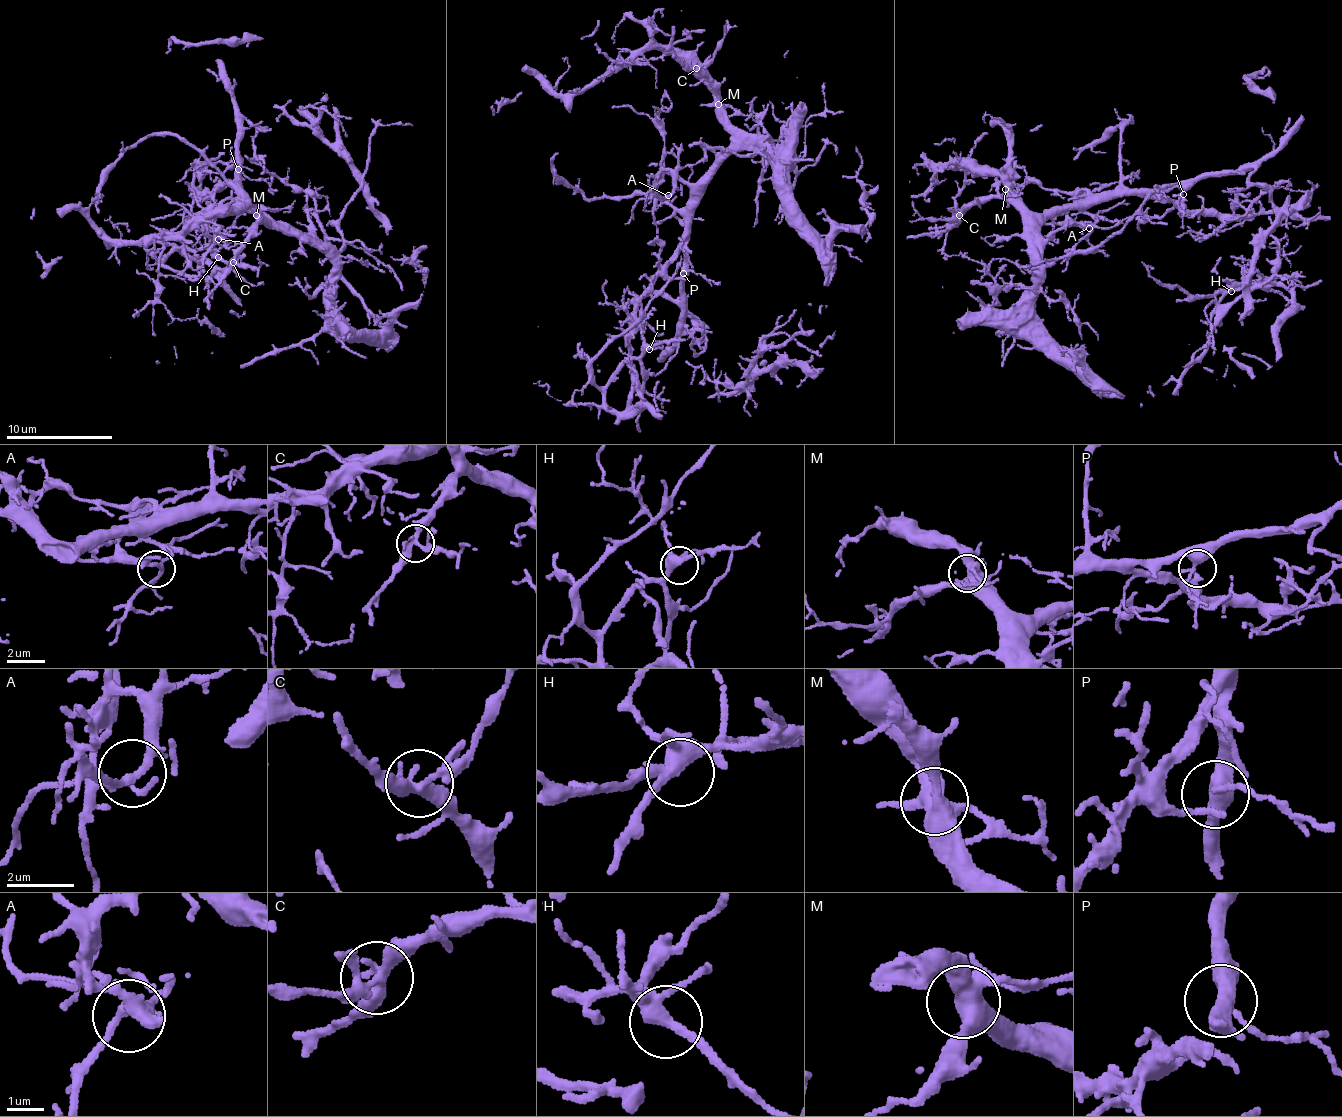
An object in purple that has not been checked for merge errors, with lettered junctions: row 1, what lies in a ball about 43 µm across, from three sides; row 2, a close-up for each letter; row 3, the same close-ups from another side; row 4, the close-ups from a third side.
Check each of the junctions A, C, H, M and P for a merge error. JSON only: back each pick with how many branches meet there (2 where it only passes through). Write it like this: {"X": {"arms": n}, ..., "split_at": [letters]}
{"split_at": []}

